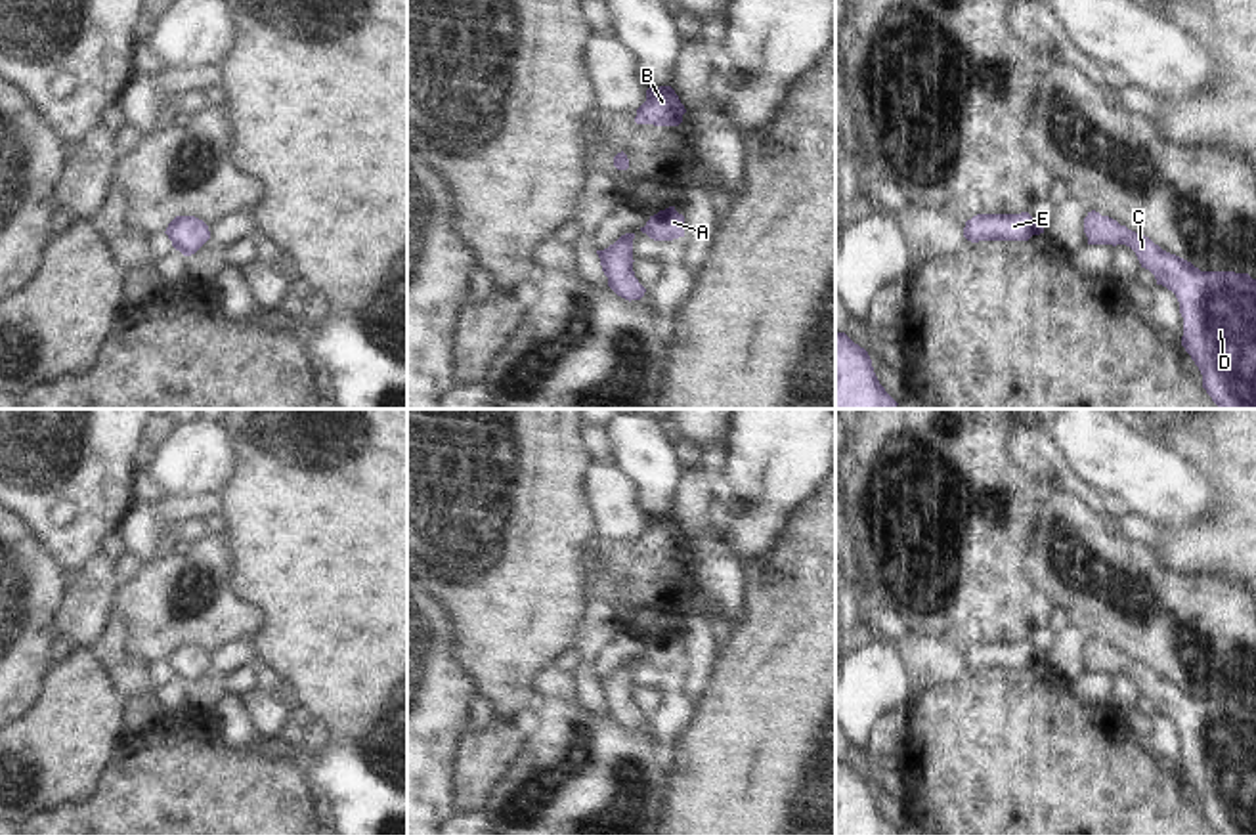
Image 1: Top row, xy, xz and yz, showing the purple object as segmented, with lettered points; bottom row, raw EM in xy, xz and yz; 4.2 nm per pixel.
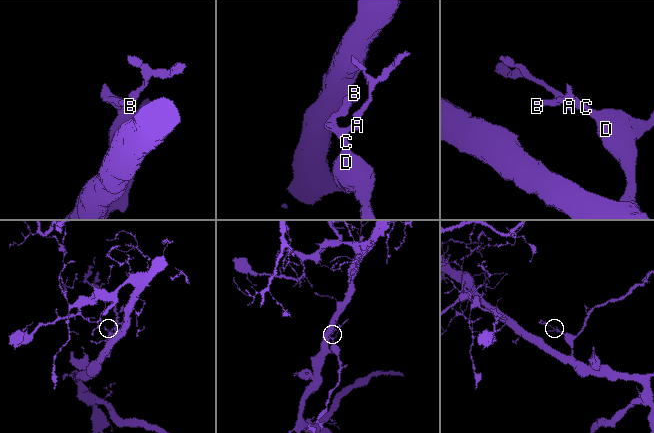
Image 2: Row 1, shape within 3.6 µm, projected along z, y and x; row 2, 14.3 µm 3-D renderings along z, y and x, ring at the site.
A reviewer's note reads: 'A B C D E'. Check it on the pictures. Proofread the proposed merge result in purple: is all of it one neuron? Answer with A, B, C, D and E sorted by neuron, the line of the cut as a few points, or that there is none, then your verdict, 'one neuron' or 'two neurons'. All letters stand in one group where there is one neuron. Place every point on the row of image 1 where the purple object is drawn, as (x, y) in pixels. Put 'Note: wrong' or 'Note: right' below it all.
A B C D E | no cut | one neuron
Note: right

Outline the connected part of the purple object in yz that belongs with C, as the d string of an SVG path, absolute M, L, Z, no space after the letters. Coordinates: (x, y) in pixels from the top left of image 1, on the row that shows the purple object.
M1092 210L1088 245L1126 245L1157 285L1172 290L1183 317L1181 346L1220 409L1256 409L1256 279L1235 271L1201 271L1143 233Z

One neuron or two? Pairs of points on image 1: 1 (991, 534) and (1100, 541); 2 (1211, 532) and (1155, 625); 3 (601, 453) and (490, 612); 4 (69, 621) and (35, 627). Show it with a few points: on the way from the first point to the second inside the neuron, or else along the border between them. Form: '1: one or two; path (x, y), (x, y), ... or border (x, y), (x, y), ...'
1: two; border (1037, 524), (1029, 535), (1025, 556), (1029, 579)
2: two; border (1147, 549), (1172, 572), (1220, 578), (1228, 583)
3: two; border (584, 428), (584, 446), (595, 461)
4: two; border (67, 593), (56, 625)

